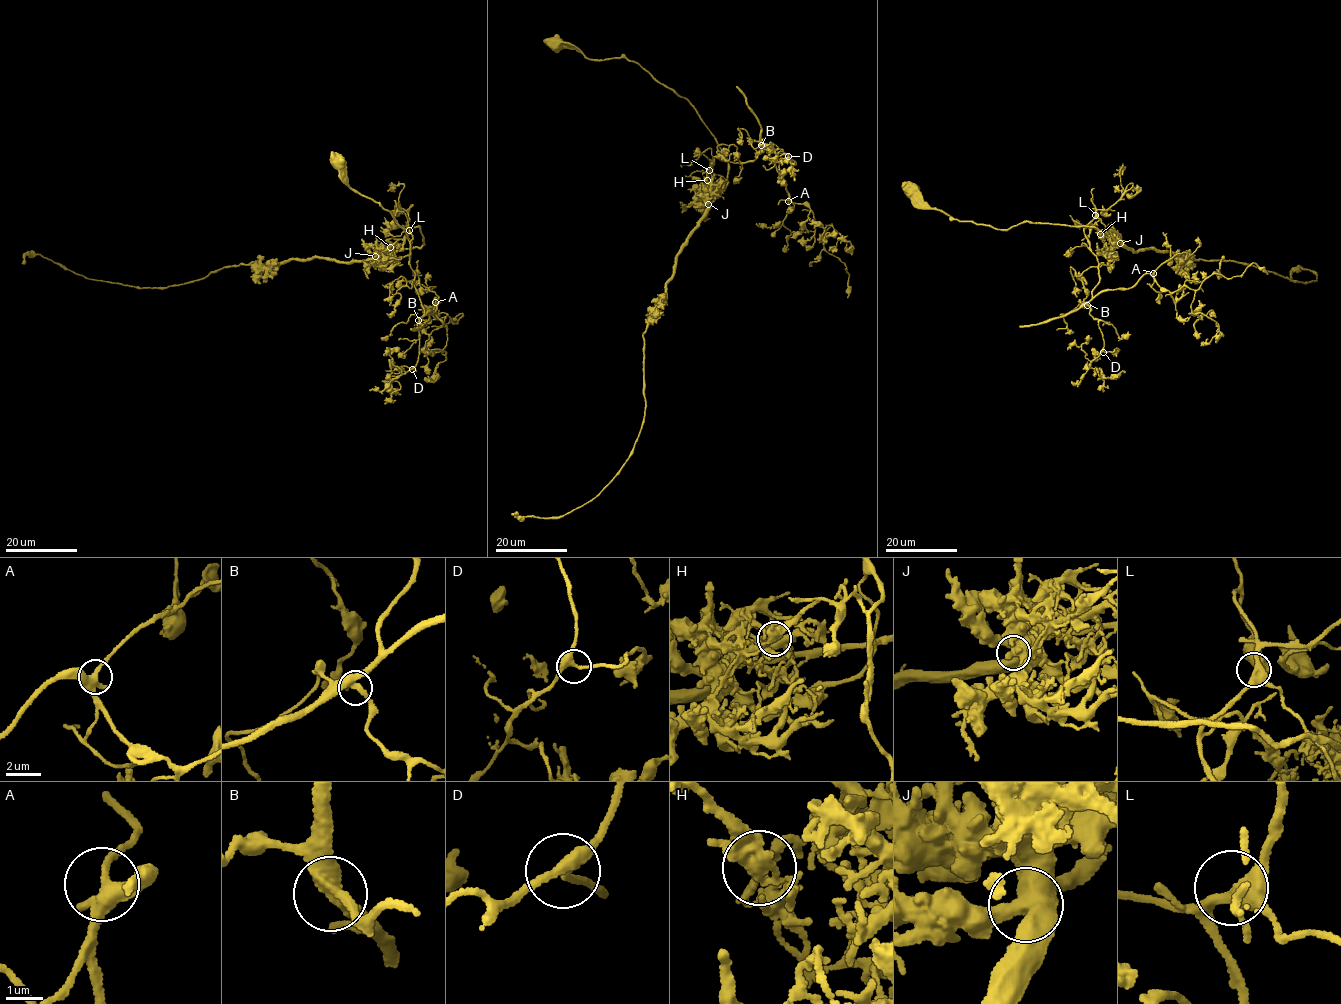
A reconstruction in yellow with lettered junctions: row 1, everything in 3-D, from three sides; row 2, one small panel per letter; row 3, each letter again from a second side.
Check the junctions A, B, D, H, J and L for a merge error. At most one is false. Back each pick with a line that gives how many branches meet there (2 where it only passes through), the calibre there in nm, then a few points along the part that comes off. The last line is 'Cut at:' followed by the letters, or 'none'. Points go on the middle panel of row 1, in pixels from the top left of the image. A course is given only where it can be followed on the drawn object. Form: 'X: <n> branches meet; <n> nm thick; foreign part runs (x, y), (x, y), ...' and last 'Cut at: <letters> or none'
H: 3 branches meet; 400 nm thick; foreign part runs (707, 181), (713, 158), (750, 162), (765, 149), (791, 202), (811, 210), (824, 247), (844, 263), (847, 297)
Cut at: H

